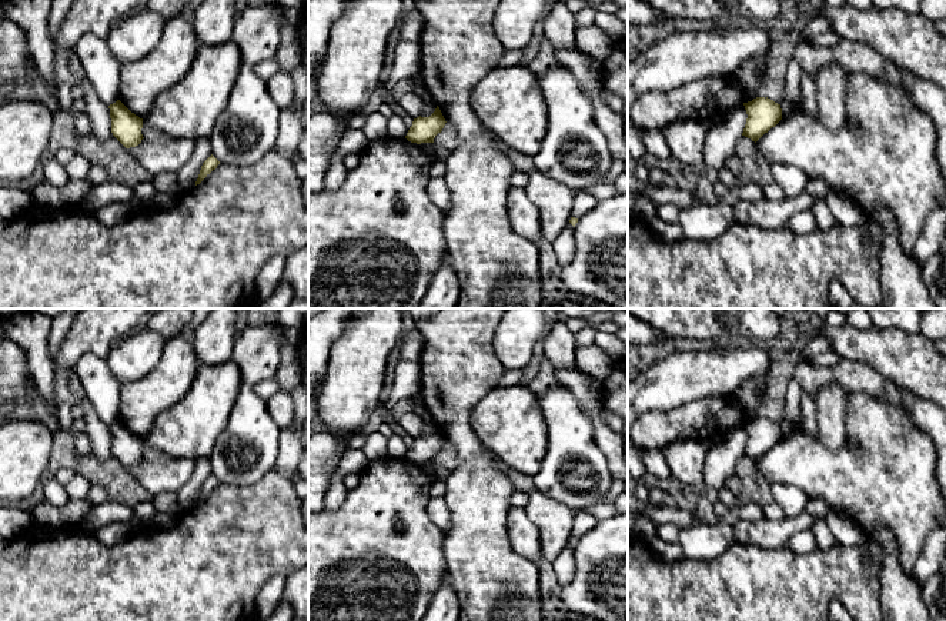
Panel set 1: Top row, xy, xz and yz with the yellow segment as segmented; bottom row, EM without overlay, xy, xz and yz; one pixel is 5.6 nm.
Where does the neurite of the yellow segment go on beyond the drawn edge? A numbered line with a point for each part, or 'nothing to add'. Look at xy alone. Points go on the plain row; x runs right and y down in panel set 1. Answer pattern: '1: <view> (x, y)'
nothing to add

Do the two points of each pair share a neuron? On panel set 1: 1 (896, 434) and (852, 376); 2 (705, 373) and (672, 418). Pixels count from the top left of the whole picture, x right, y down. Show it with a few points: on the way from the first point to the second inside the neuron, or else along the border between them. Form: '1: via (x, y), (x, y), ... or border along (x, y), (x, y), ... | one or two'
1: border along (851, 390), (893, 401), (899, 407) | two
2: border along (714, 394), (672, 409), (649, 413) | two

